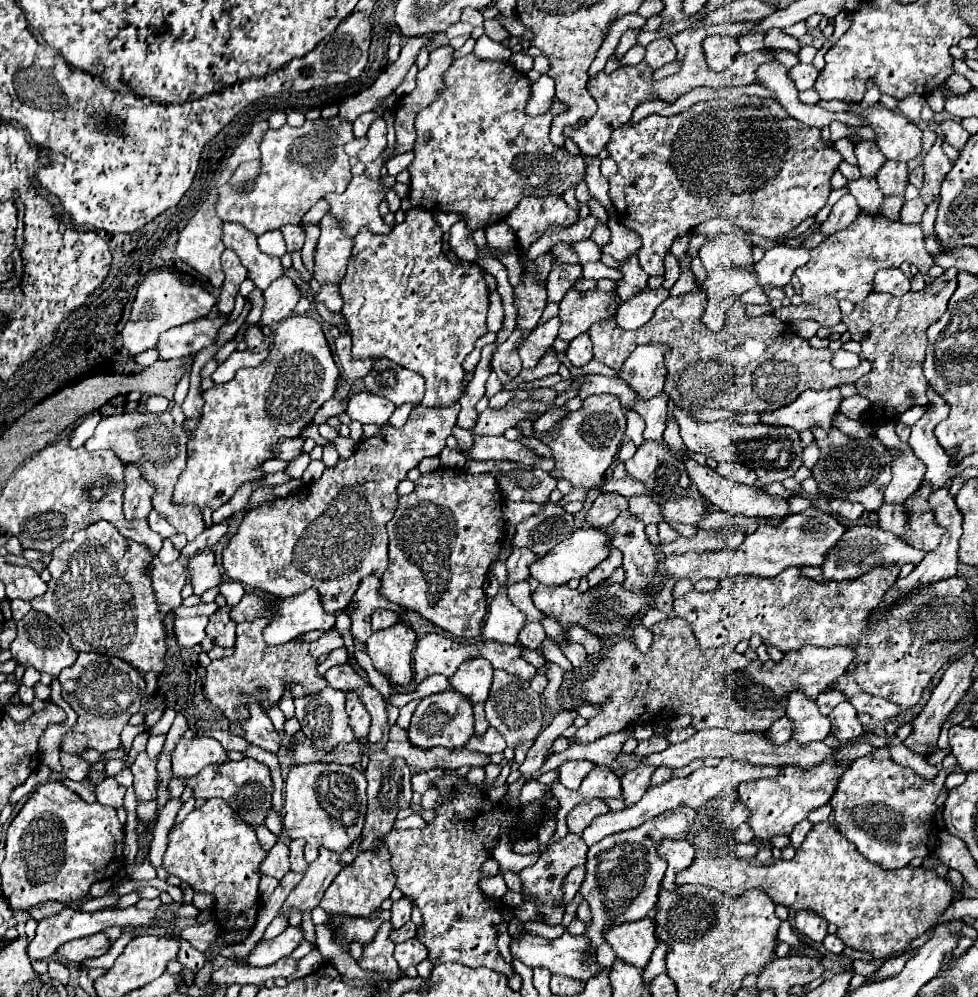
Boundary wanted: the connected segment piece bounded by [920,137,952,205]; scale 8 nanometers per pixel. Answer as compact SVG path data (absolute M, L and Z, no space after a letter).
M938 137L924 157L924 185L920 189L920 197L928 205L932 199L938 197L940 193L940 183L944 181L946 173L952 169L952 161L942 153L942 139Z

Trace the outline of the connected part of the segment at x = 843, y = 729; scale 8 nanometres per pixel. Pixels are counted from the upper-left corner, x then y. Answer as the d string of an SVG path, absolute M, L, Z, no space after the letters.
M850 703L836 705L828 717L832 721L832 731L840 741L850 741L864 733L862 723L858 721L858 713Z

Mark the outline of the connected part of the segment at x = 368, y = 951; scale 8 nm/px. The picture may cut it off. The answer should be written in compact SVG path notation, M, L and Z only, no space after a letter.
M384 921L384 925L380 925L376 937L368 945L364 945L364 951L362 951L362 957L358 959L358 965L362 969L382 973L390 981L396 981L396 979L400 979L402 971L394 959L394 943L390 941L392 931L394 929L392 929L390 921Z

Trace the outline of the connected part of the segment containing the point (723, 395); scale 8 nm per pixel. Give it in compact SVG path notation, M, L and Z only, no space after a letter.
M686 293L680 297L668 297L656 309L652 321L648 321L648 325L642 325L640 329L634 329L634 331L624 331L624 329L616 327L614 317L608 317L608 321L604 321L604 325L592 325L592 329L588 331L590 339L594 343L594 359L608 367L620 369L622 363L628 359L628 355L638 345L666 343L666 345L670 345L670 351L666 353L668 377L666 377L664 393L680 409L694 411L694 409L710 407L710 409L730 409L736 413L746 413L746 411L760 413L760 411L780 409L780 407L792 403L806 389L822 391L822 389L834 389L840 383L856 383L856 379L862 377L864 373L868 373L872 367L870 361L864 359L856 369L838 371L832 367L834 353L830 349L812 349L806 339L792 335L788 331L788 325L774 315L748 318L745 314L745 305L740 301L736 301L727 311L729 318L726 317L724 329L720 329L718 333L704 327L702 315L704 315L704 293Z

